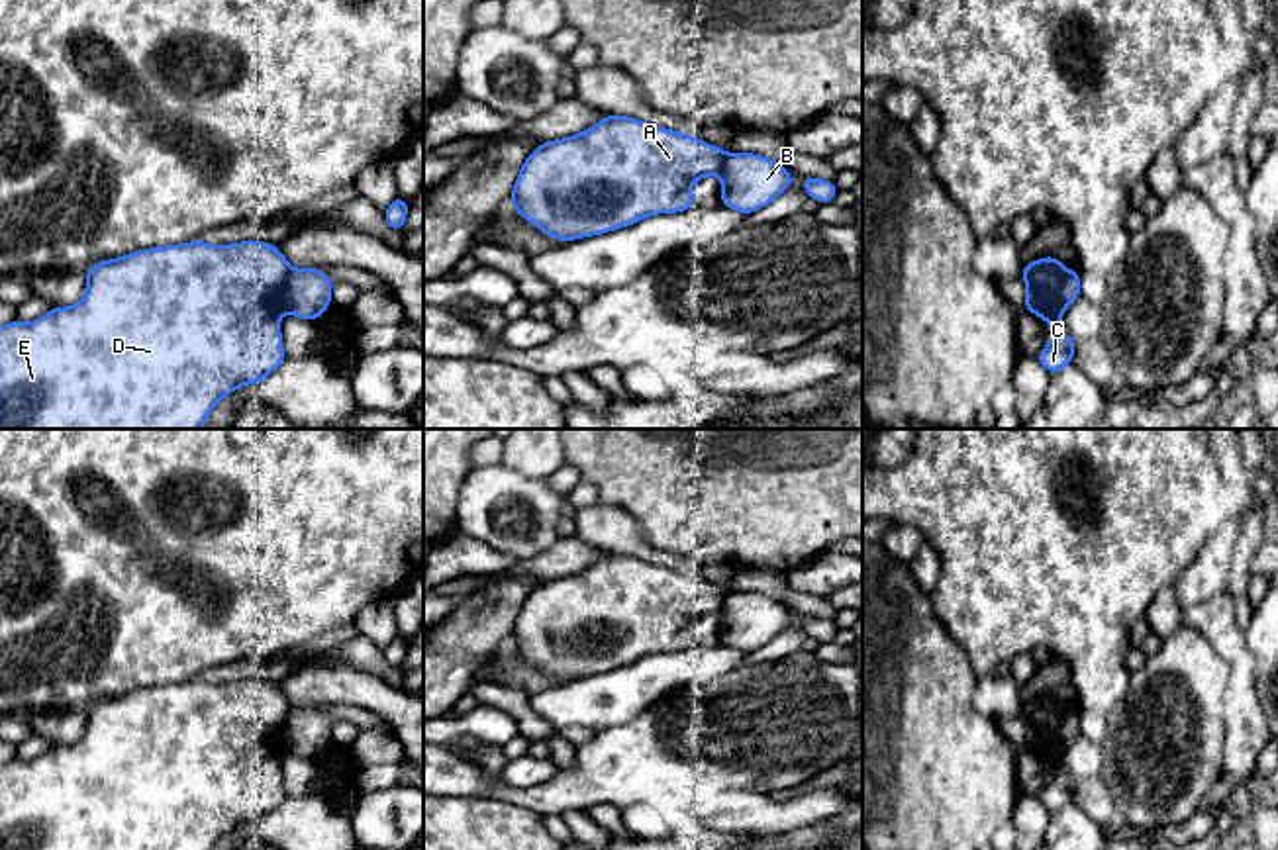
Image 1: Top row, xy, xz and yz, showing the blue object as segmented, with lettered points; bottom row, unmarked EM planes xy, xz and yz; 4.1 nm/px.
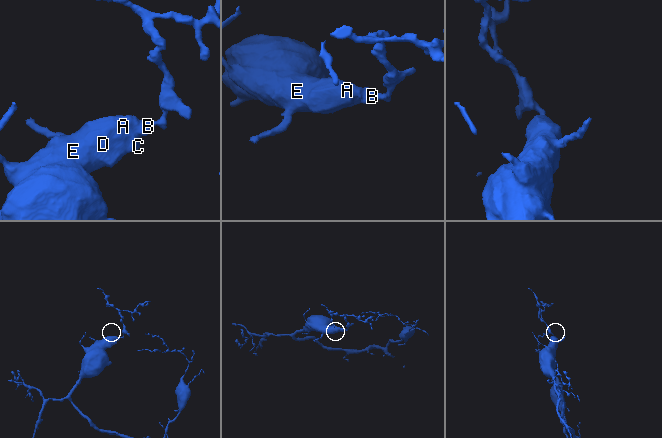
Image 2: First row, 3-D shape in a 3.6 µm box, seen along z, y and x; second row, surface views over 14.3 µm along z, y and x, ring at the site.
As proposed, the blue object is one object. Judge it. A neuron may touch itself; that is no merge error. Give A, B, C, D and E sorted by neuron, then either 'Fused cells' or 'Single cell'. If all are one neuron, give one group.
Groups: A C D E / B. Fused cells

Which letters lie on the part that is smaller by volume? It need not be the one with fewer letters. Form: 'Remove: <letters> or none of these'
Remove: B

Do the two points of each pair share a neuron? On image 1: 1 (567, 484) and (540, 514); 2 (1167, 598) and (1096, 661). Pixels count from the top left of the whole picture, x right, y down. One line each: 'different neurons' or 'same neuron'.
1: different neurons
2: different neurons

